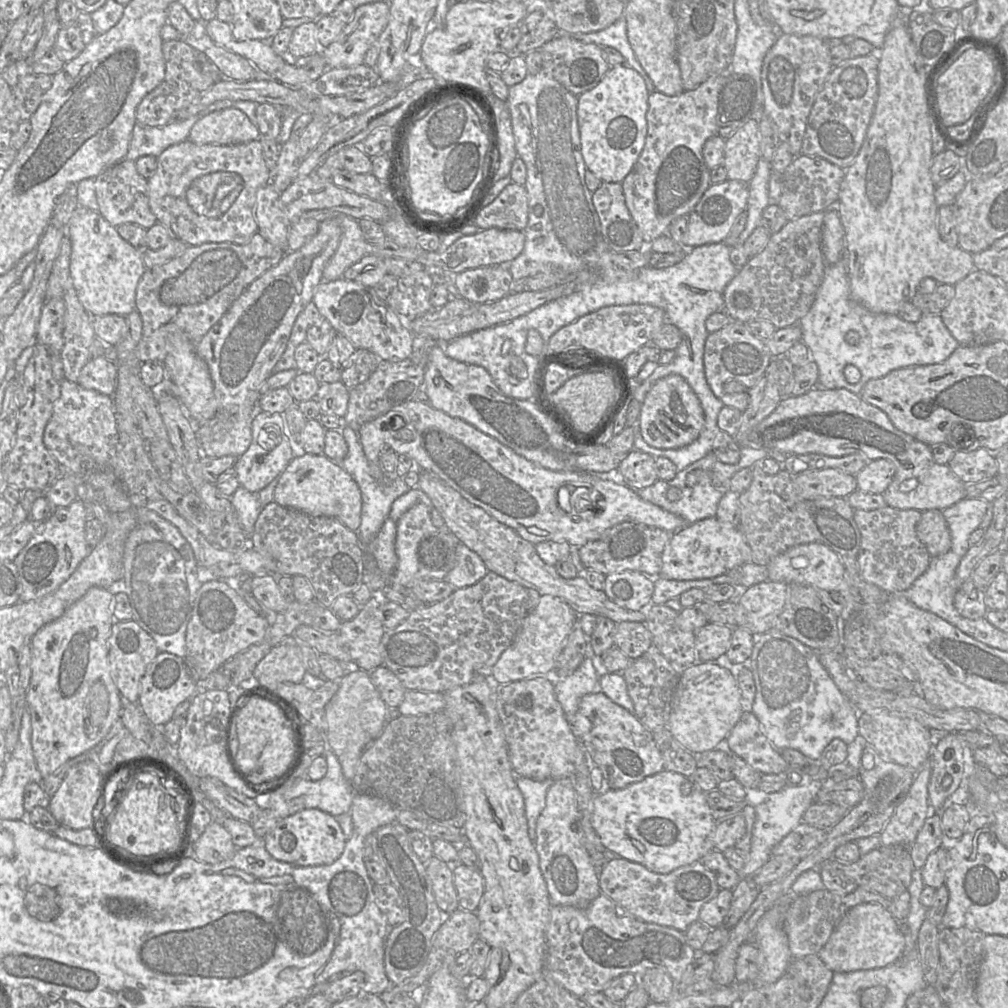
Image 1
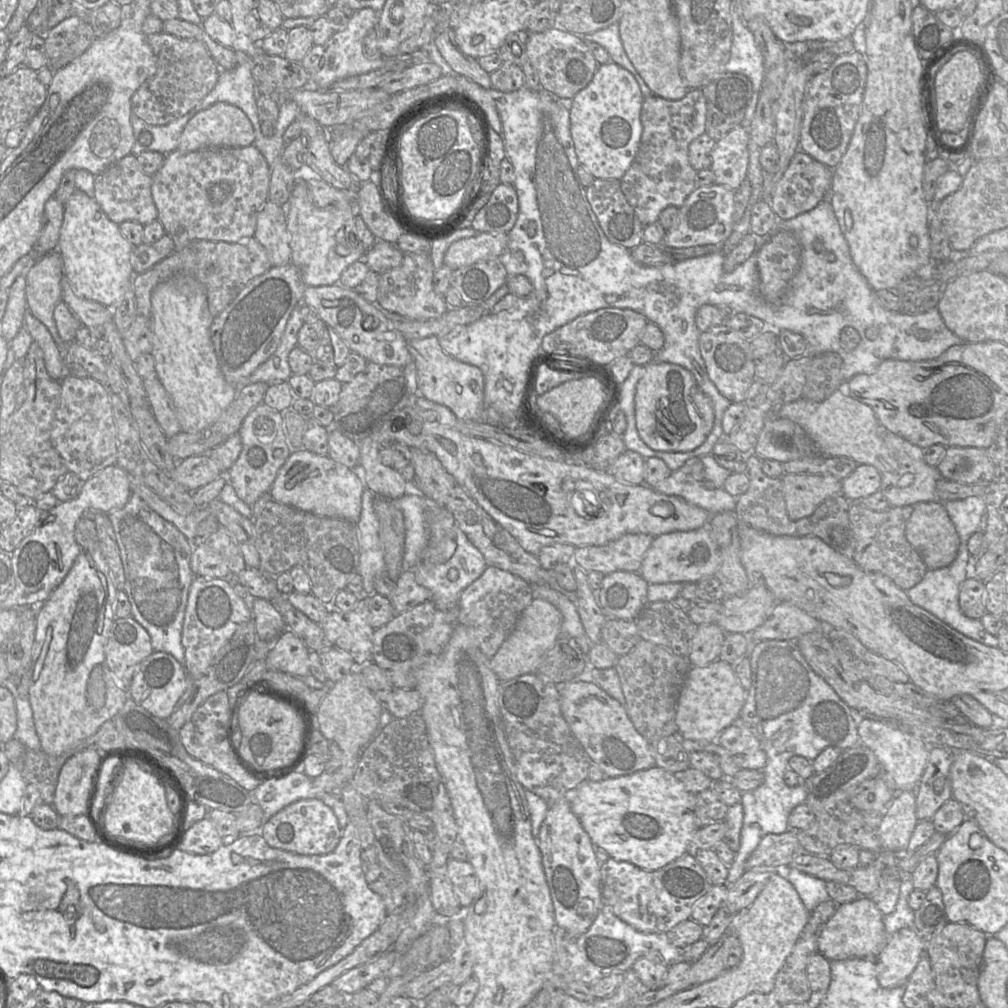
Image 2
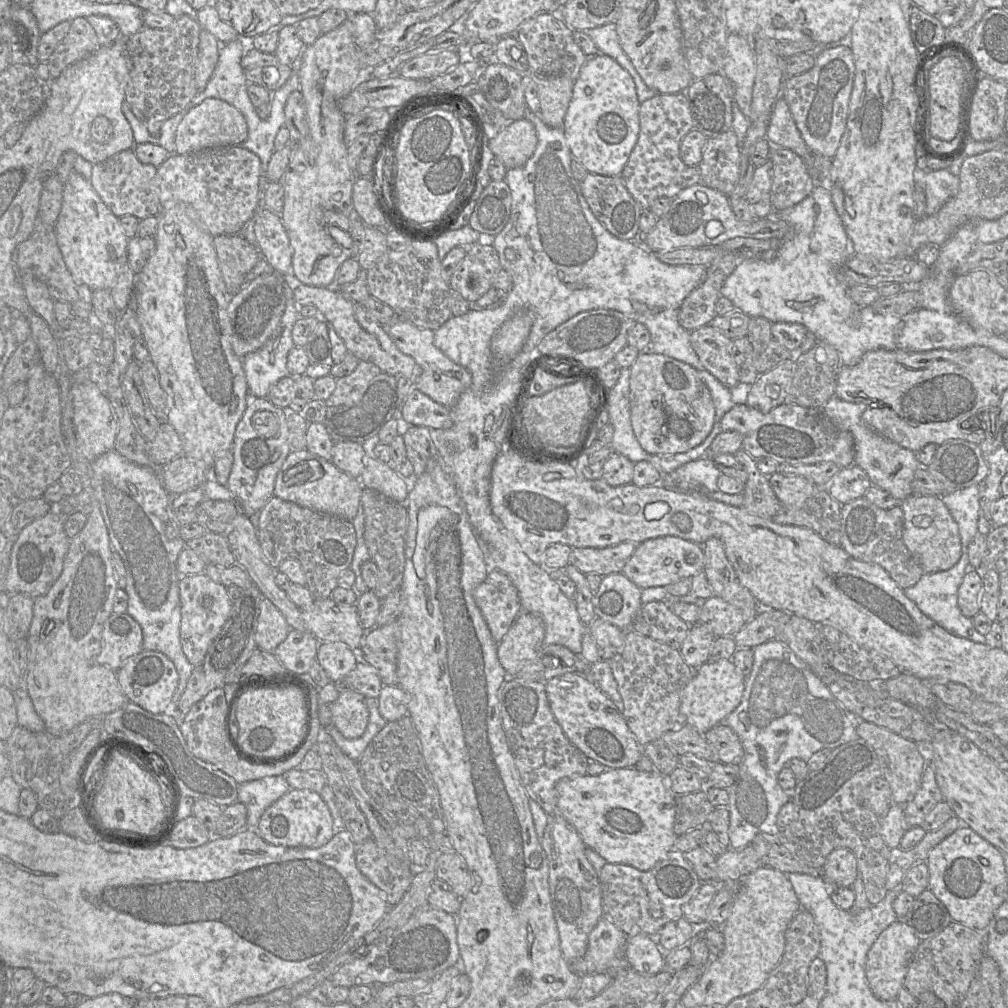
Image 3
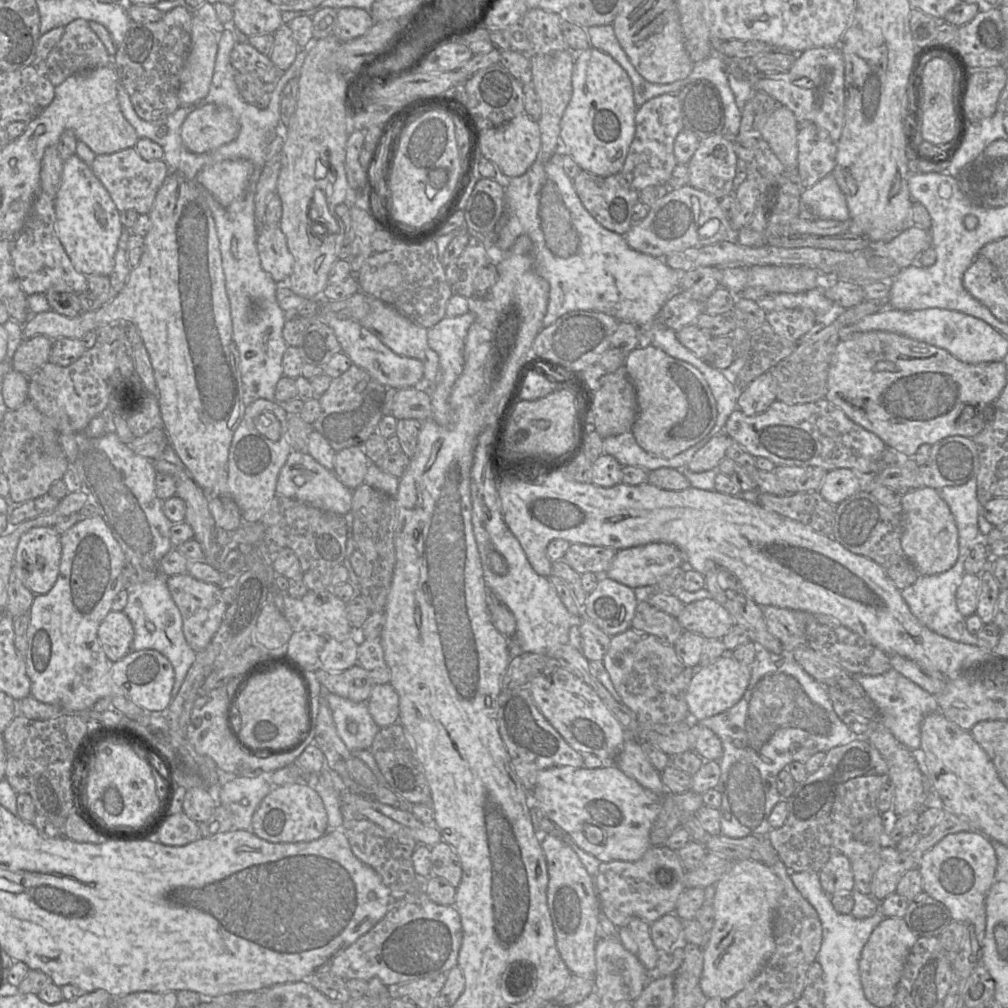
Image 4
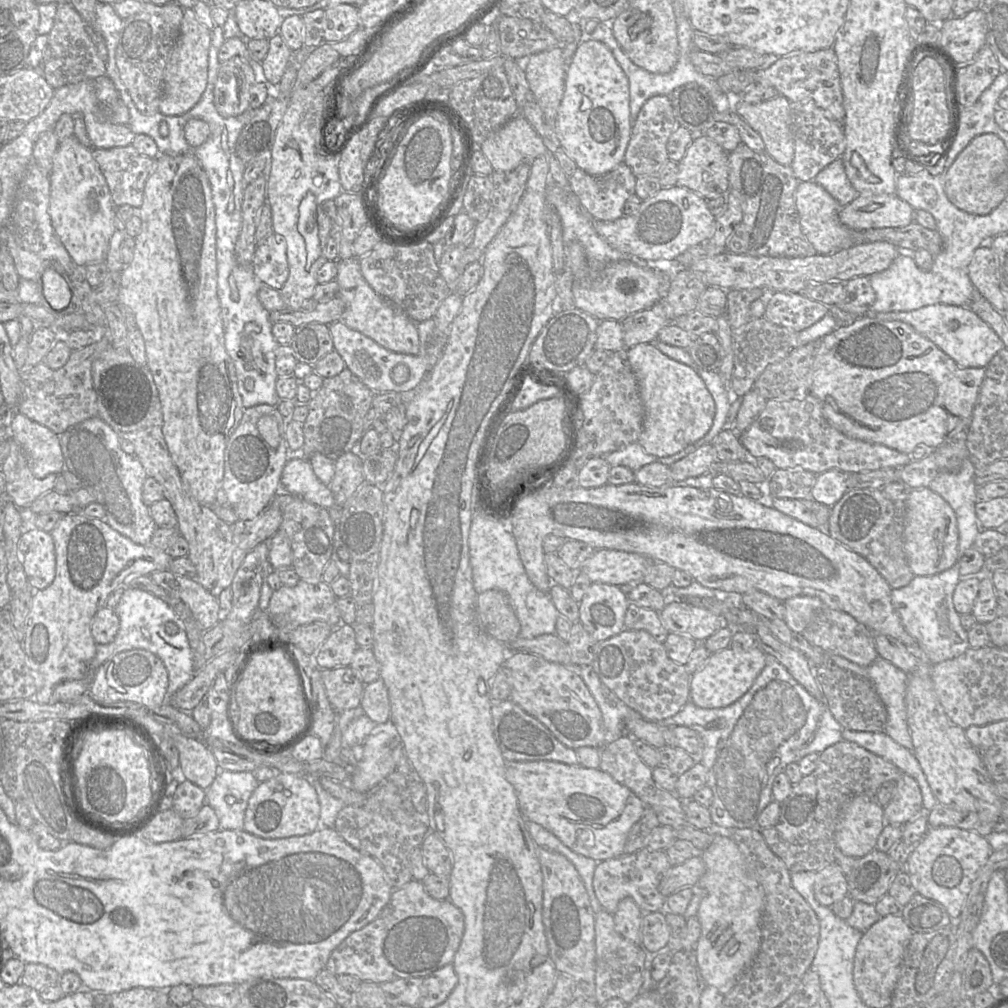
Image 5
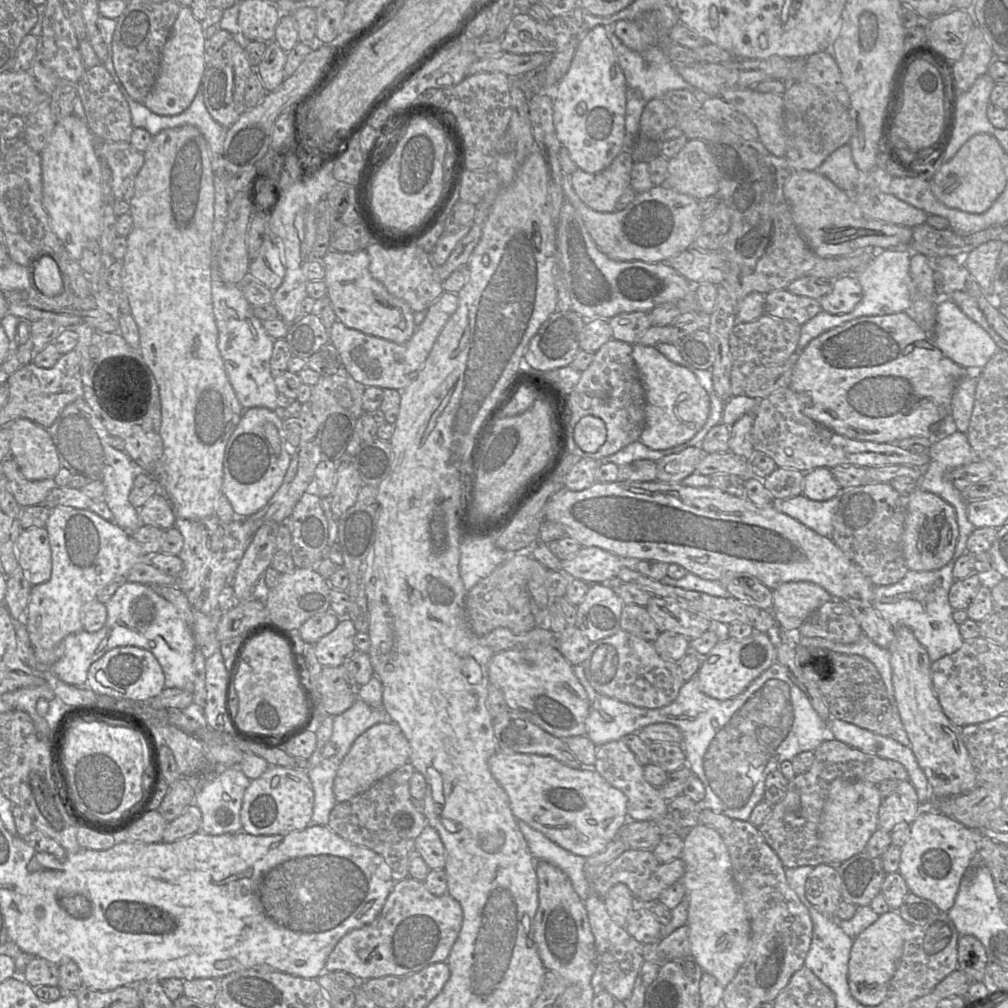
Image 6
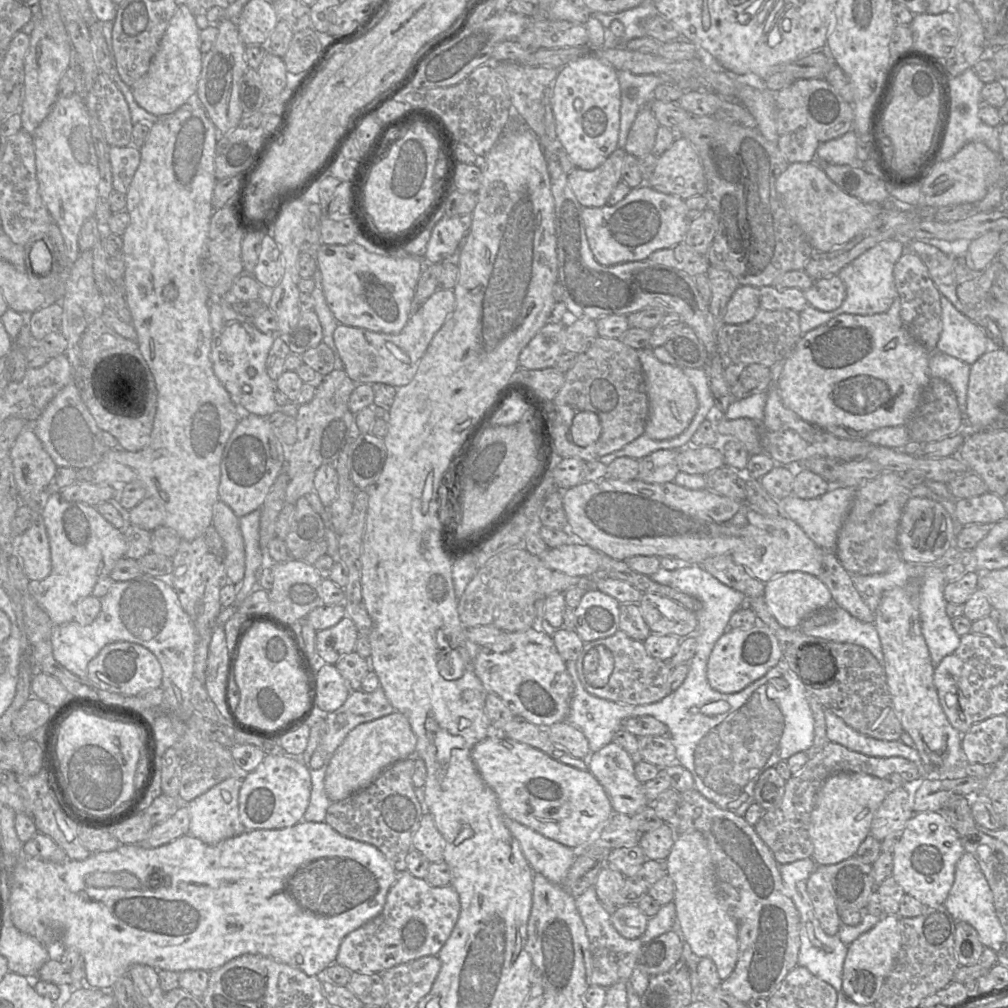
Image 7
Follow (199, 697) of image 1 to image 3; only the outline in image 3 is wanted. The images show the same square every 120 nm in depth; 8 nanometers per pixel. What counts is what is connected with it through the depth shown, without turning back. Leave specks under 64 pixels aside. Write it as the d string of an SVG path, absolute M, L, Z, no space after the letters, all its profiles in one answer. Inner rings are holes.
M224 688L209 692L203 699L192 706L188 714L180 721L180 730L190 752L233 778L238 785L269 776L283 776L287 771L297 768L308 749L302 748L278 762L253 762L241 756L232 746L226 732L225 715L227 702Z

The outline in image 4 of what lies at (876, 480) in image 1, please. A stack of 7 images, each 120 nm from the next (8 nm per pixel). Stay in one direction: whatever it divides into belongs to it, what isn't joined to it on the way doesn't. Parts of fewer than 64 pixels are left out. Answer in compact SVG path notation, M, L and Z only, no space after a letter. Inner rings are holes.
M850 468L830 470L819 487L821 496L834 506L862 489L863 478Z

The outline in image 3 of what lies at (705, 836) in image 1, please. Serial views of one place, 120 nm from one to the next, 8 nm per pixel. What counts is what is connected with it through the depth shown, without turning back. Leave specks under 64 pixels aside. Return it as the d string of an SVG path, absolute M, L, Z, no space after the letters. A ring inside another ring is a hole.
M633 767L611 768L599 775L567 776L557 783L557 811L579 833L585 845L608 863L630 865L640 871L648 871L674 849L677 839L674 833L677 795L668 789L668 775L657 771L641 771Z

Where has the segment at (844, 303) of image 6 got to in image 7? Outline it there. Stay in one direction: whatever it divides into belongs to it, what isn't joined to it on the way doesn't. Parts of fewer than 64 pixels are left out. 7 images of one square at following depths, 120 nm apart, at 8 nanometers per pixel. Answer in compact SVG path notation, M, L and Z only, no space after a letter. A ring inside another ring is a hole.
M834 275L815 280L813 285L803 293L810 306L830 312L842 305L846 297L846 288L842 280Z

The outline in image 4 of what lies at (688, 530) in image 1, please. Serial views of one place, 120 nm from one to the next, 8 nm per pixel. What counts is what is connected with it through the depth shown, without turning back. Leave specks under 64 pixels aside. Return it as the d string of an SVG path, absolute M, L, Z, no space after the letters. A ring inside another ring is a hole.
M656 542L642 546L618 550L608 571L602 575L632 589L637 587L653 586L673 569L686 566L683 552L676 546L668 543Z

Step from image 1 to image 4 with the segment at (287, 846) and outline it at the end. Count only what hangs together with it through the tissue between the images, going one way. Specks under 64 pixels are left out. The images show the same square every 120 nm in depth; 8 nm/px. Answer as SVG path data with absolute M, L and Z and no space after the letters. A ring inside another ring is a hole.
M306 783L273 787L252 817L252 832L271 843L310 842L328 832L328 817L322 799Z

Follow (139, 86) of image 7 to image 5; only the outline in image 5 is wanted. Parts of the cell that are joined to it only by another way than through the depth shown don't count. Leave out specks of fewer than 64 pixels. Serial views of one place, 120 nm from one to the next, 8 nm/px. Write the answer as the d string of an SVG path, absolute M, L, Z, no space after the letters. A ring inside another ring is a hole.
M184 9L180 36L164 70L165 91L159 105L160 113L182 115L199 102L207 86L210 45L211 30L201 24L193 9Z

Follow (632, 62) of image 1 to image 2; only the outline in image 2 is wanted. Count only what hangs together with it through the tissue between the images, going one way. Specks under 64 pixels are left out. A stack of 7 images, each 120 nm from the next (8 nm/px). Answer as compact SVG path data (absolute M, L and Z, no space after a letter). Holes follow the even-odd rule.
M618 22L593 33L573 34L583 41L595 42L604 47L609 53L610 61L615 62L621 67L627 69L635 77L644 98L653 95L651 89L648 87L644 79L629 60L624 50L620 38Z

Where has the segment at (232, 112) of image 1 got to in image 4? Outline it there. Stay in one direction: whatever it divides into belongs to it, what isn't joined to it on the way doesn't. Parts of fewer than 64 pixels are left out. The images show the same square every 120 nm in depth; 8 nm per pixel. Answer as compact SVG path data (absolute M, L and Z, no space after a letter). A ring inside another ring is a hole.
M205 104L195 108L185 118L181 126L181 140L193 153L210 152L233 141L239 128L228 107Z

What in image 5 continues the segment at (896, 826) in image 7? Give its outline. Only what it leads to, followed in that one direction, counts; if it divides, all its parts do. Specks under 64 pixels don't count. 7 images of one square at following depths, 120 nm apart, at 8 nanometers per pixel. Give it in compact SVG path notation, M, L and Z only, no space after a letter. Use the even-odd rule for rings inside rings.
M902 773L896 781L896 787L890 802L884 807L886 824L903 826L917 816L926 815L929 810L923 808L923 799L917 781Z

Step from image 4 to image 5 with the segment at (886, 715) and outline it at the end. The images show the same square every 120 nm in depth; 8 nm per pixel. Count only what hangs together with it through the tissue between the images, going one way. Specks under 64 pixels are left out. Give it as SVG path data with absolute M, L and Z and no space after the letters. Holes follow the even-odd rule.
M831 653L826 654L831 658L835 665L861 676L872 683L887 711L887 721L884 732L898 744L913 752L913 742L907 723L907 709L905 703L905 694L909 675L880 656L878 656L876 660L869 666L862 667L841 656Z

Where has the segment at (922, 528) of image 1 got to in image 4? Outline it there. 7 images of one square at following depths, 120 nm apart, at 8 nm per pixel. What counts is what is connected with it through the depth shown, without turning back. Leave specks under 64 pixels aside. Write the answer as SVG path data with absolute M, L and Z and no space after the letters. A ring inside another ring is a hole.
M926 486L910 490L903 494L900 504L904 511L901 546L919 575L940 574L952 568L959 556L958 529L938 490Z

